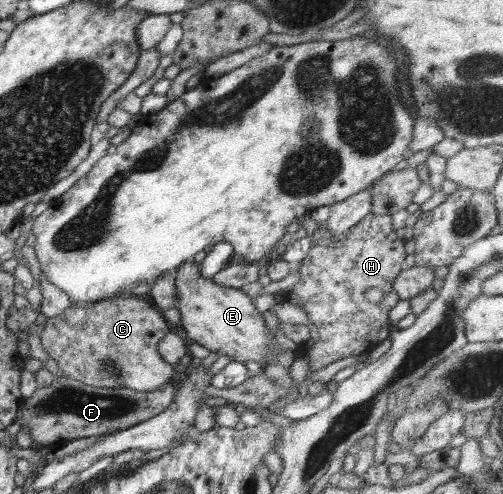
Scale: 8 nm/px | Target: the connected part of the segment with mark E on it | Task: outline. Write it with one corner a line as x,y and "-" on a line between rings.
193,260
181,264
174,272
177,292
176,306
181,314
181,326
189,341
216,351
222,362
227,360
245,363
257,361
266,367
276,359
280,351
277,340
269,334
263,316
254,306
255,300
237,288
224,288
212,278
204,278
200,264

